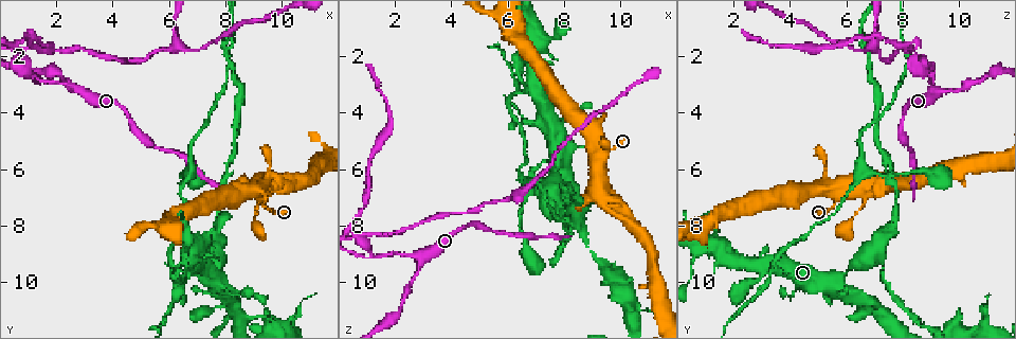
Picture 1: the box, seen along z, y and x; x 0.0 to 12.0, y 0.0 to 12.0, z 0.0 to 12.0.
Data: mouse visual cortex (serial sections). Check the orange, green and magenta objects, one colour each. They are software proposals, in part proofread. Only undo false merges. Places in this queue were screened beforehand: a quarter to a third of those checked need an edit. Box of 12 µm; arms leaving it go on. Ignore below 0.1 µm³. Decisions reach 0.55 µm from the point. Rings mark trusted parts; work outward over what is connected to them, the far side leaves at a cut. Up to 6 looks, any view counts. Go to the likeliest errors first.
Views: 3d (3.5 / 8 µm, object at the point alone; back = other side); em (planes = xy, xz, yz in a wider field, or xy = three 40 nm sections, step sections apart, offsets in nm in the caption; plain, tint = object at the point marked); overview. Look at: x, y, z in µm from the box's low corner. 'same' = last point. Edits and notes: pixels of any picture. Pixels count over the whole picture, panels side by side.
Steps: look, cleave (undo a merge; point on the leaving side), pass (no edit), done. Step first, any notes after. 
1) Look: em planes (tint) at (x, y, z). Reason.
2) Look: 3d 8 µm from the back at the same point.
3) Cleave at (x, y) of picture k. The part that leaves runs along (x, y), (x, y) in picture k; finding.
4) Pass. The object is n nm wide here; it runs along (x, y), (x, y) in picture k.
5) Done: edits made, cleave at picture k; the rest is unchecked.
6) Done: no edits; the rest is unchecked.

Look: 3d 8 µm at (2.9, 3.3, 9.1). Arms part here.

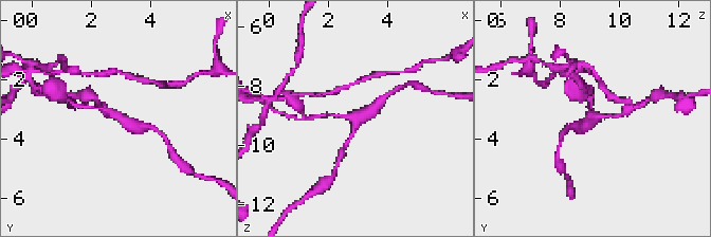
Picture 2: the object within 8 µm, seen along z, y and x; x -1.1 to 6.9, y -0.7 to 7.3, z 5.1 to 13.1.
Look: 3d 3.5 µm at (3.0, 3.2, 9.0).

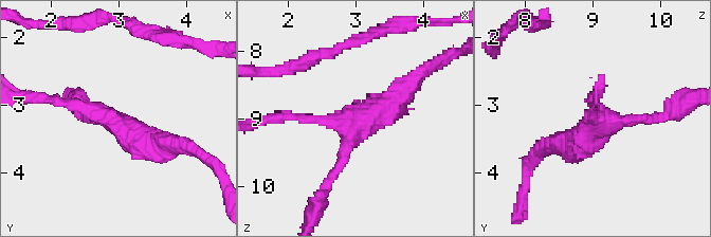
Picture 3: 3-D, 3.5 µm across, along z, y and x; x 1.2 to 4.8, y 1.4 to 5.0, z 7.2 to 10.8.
Look: em xy step 1 (tint) at (2.90, 3.20, 9.05). Shape alone is not enough.

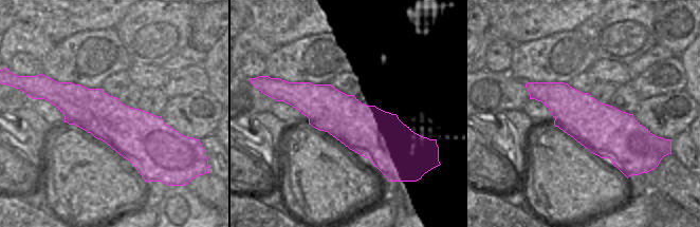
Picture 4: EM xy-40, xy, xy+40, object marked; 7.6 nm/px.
Pass. It runs along (280, 98), (415, 137) in picture 4; one cell here.

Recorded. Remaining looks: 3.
Look: 3d 8 µm at (7.0, 9.5, 3.2).

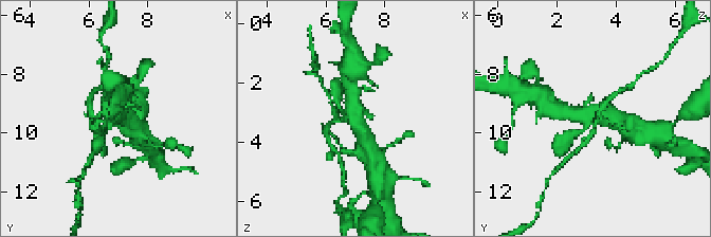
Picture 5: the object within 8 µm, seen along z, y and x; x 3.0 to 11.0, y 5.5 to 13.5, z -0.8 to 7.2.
Look: 3d 3.5 µm at (7.0, 9.5, 3.2).

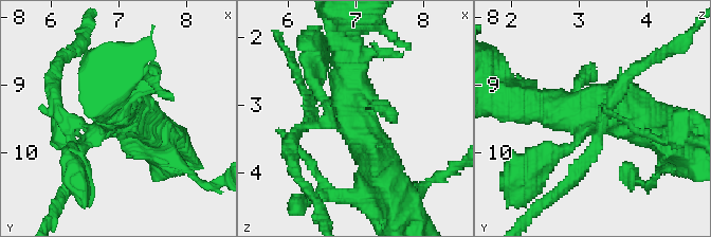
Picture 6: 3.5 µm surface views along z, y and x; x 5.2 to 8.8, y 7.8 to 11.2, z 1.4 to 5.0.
Look: em xy step 5 (tint) at (6.90, 9.50, 3.25).

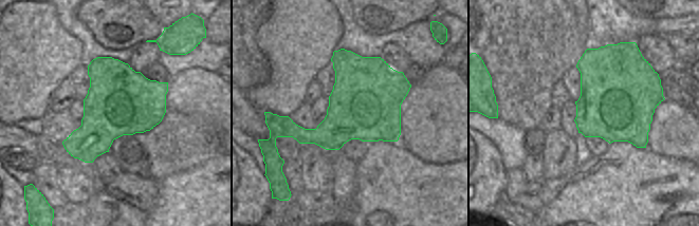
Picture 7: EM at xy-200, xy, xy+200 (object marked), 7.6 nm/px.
Cleave at (586, 162) of picture 6. The part that leaves runs along (328, 125), (292, 135), (295, 174) in picture 6; a second cell is stuck on.

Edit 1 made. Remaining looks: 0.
Done: edits made, cleave at picture 6; the rest is unchecked.

